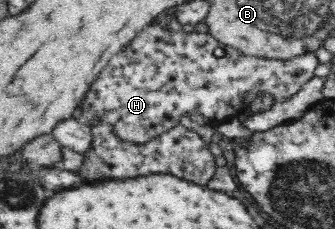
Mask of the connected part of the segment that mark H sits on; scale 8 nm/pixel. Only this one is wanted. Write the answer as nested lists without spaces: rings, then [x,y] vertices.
[[[151,23],[109,60],[109,66],[105,66],[101,74],[97,74],[95,82],[81,99],[76,115],[90,127],[108,124],[114,136],[123,142],[144,145],[175,128],[183,116],[199,114],[217,120],[217,123],[227,123],[227,120],[237,118],[261,94],[267,94],[273,103],[287,102],[309,82],[318,64],[316,53],[273,61],[247,56],[236,48],[223,45],[209,32],[185,32],[185,28],[169,30]]]

